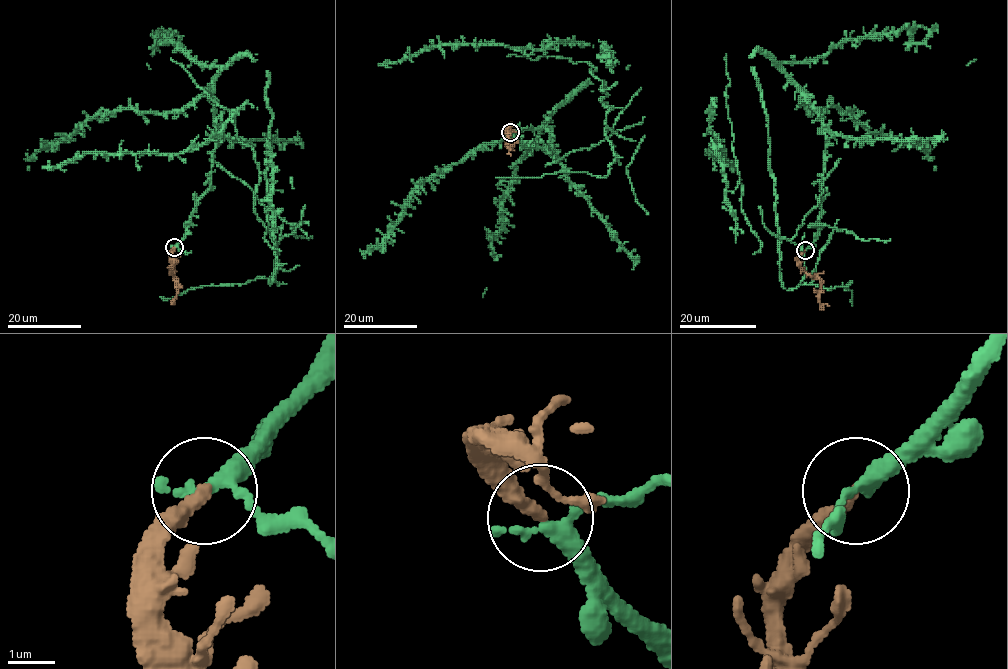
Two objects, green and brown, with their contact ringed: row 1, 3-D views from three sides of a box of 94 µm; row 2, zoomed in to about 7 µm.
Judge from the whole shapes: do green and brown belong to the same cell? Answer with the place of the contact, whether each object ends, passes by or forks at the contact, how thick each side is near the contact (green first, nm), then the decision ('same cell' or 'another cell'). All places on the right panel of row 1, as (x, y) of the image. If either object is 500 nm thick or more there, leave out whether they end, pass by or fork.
place (805, 250); green passes by; brown ends; calibres 280 and 280 nm; same cell

